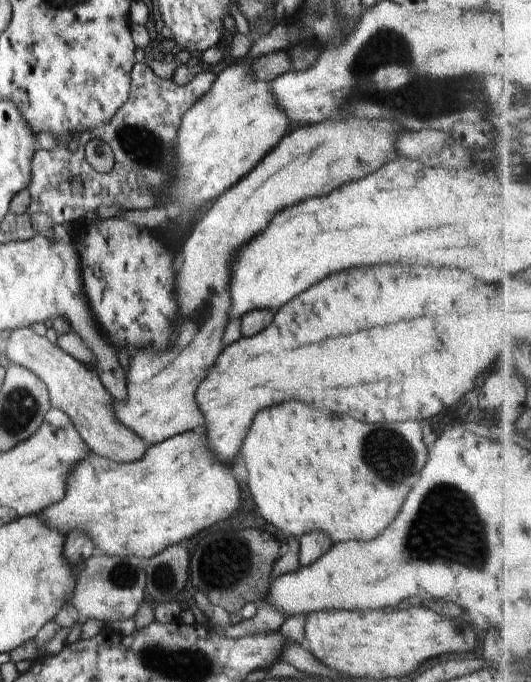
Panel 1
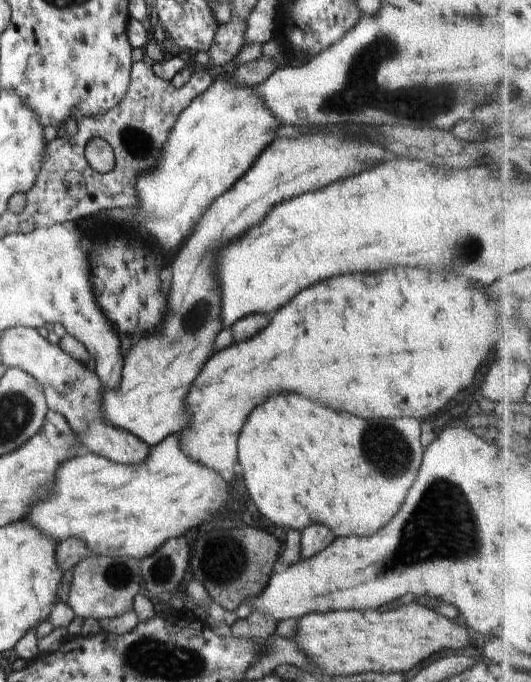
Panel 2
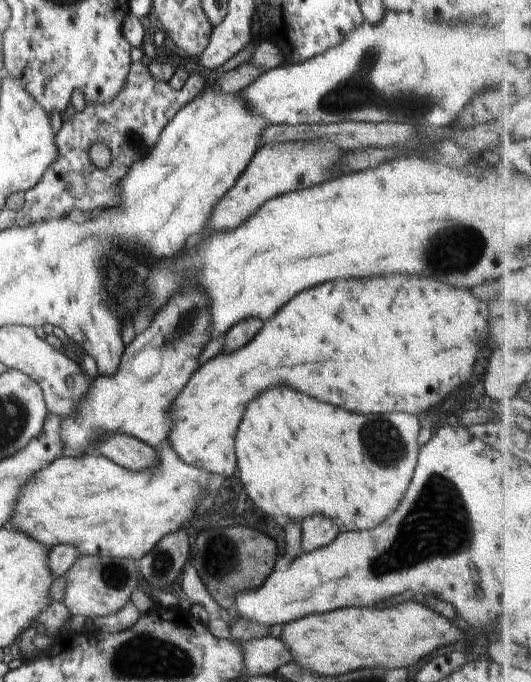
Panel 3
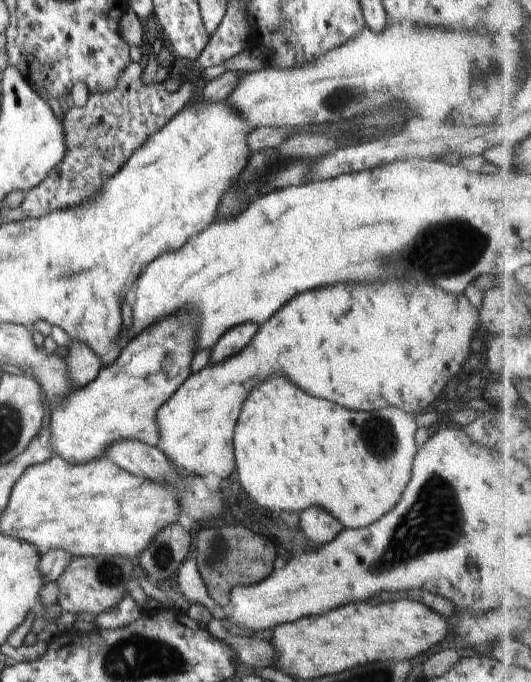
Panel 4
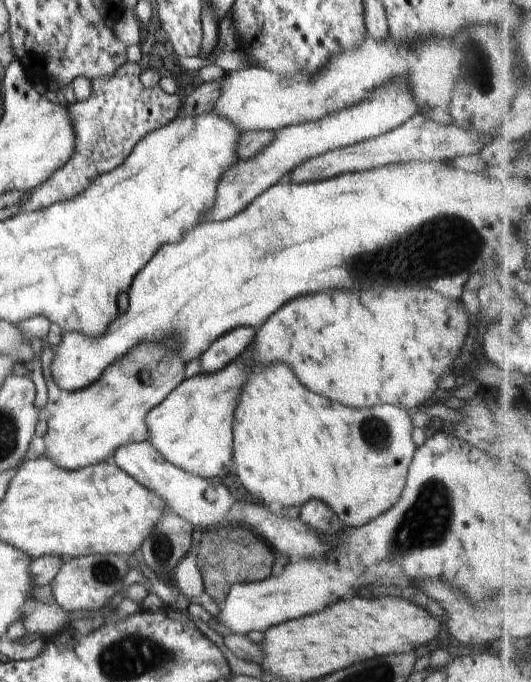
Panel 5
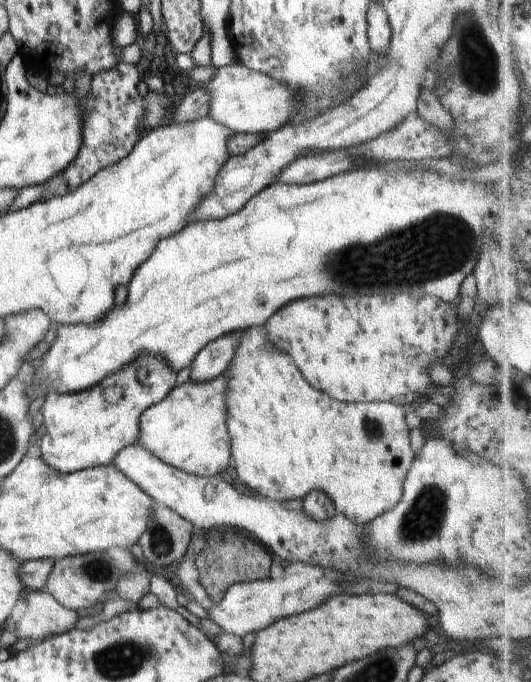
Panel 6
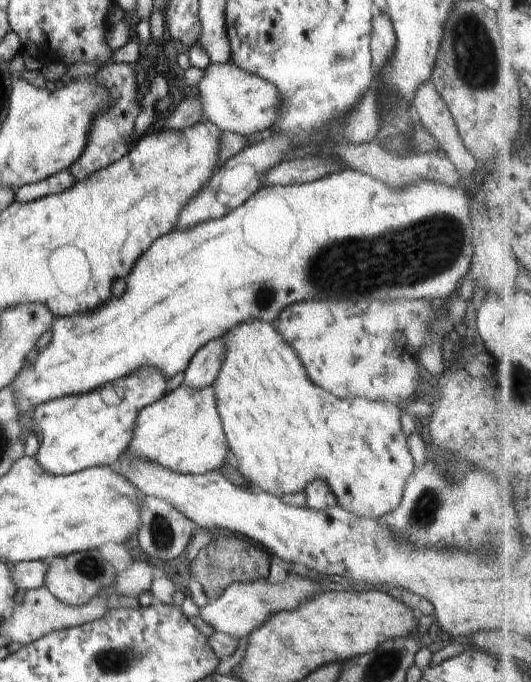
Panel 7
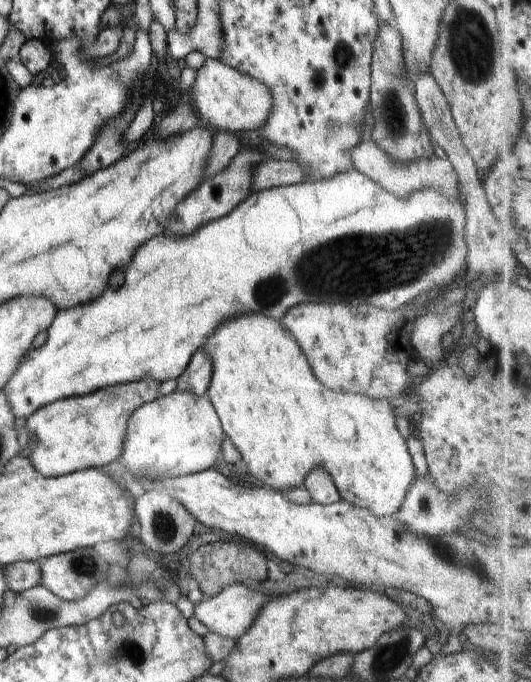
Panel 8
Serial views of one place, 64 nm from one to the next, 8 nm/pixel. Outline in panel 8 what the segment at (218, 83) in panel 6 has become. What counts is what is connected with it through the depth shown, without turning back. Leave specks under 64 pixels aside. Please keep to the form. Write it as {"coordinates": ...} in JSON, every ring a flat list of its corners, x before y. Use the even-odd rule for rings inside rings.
{"coordinates":[[206,57,204,66,196,71,196,80,191,88,192,106,201,123,210,124,212,128,220,131,246,133,249,130,261,130,266,126,272,108,272,94,256,78,240,74,228,64]]}

